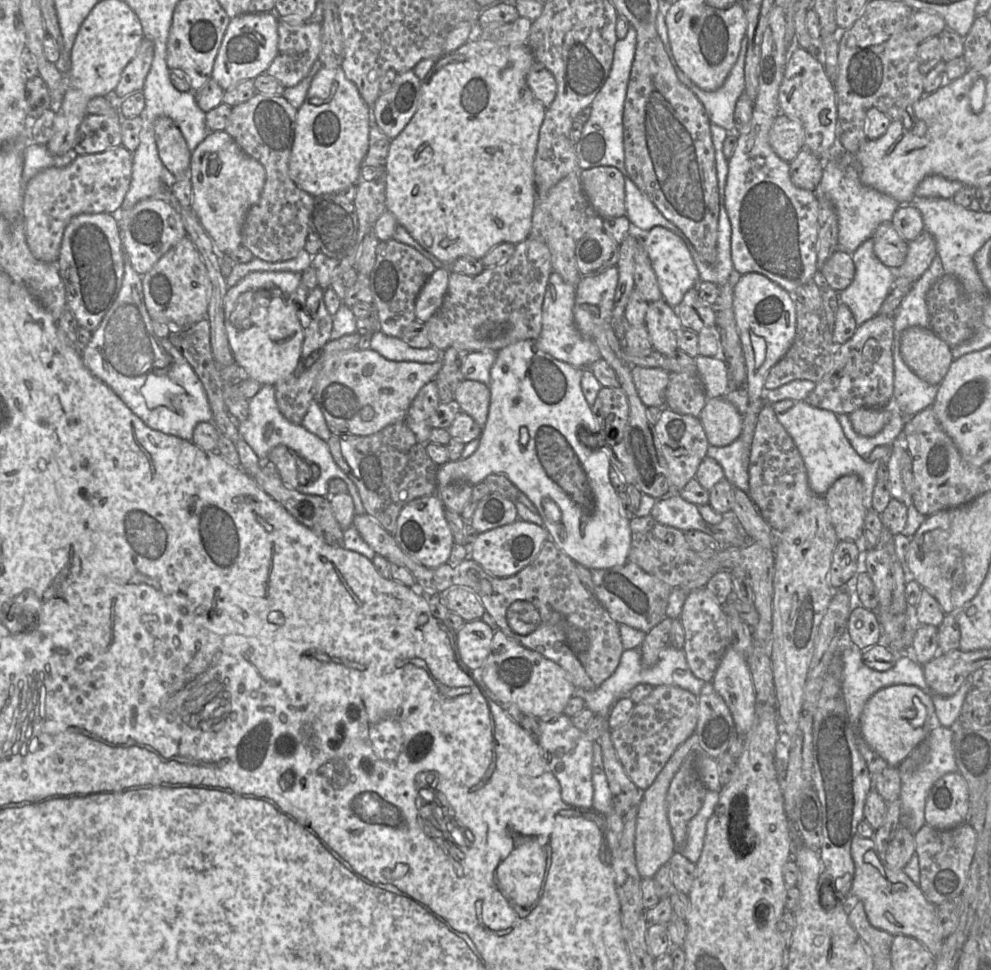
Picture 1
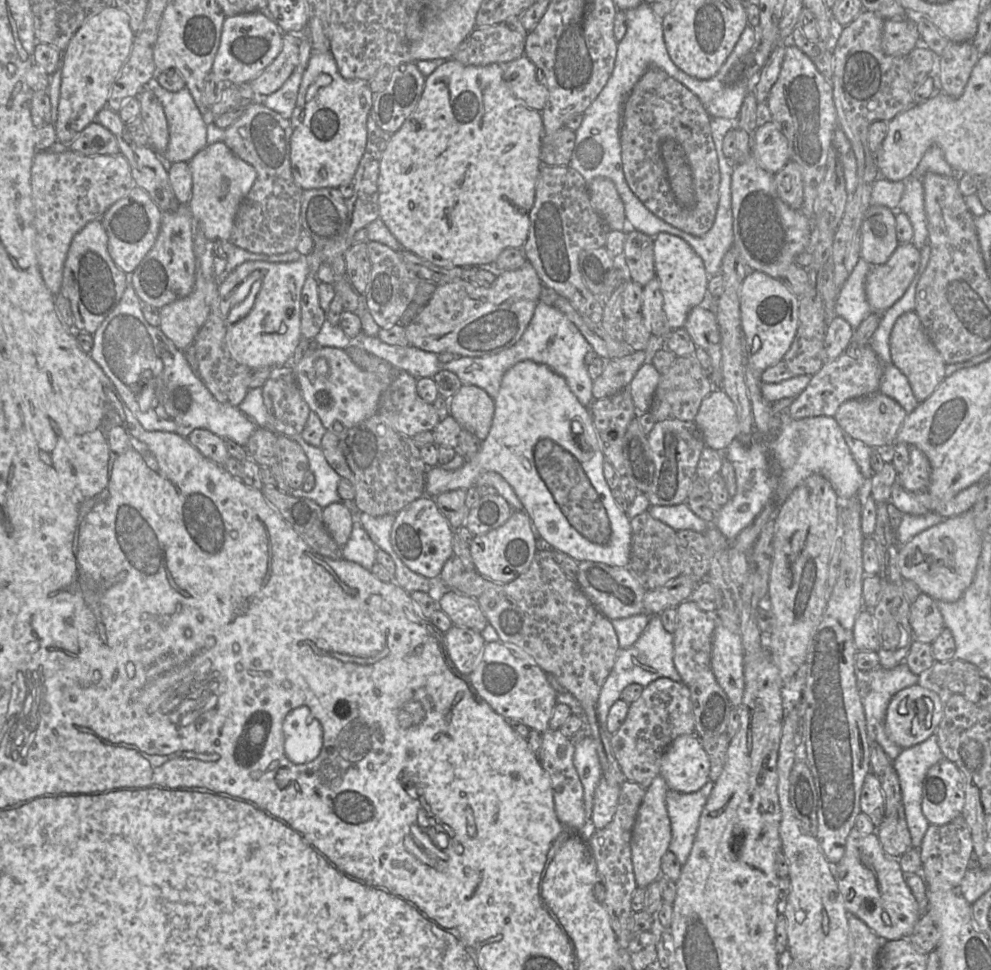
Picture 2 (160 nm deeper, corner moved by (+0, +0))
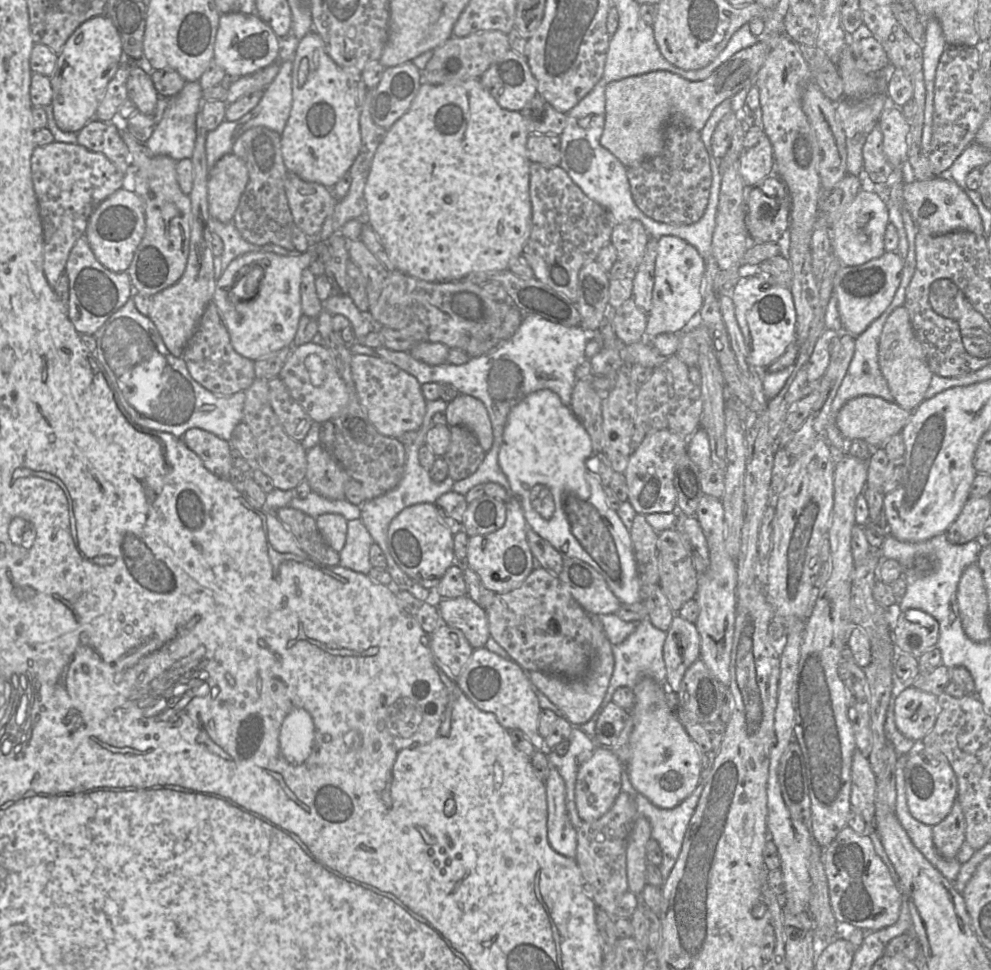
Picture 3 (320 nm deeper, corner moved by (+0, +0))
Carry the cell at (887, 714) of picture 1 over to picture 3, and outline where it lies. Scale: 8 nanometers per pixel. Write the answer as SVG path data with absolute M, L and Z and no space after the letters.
M910 686L895 698L896 727L905 737L916 742L921 742L933 729L938 715L938 698L934 694Z

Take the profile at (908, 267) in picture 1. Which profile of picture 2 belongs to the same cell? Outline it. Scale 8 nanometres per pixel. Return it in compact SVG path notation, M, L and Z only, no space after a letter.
M911 242L899 244L888 261L872 266L865 281L871 312L883 314L892 307L914 279L920 265L920 250Z

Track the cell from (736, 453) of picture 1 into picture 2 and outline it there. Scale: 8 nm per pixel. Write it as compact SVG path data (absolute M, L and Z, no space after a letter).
M831 416L782 417L774 433L755 437L749 444L734 439L724 451L724 456L734 468L736 493L719 509L713 523L728 541L734 540L766 504L782 504L812 474L824 476L841 501L857 496L867 480L846 444L843 430Z

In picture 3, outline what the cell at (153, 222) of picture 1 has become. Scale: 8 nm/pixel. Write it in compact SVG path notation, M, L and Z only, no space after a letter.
M124 188L105 199L90 215L85 231L96 259L113 272L128 270L145 232L144 203L134 191Z

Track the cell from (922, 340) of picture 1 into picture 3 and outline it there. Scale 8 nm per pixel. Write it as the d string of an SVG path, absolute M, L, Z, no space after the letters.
M904 306L894 309L884 323L878 344L878 362L894 402L913 412L925 400L925 392L930 385L933 372L912 328L908 310Z

